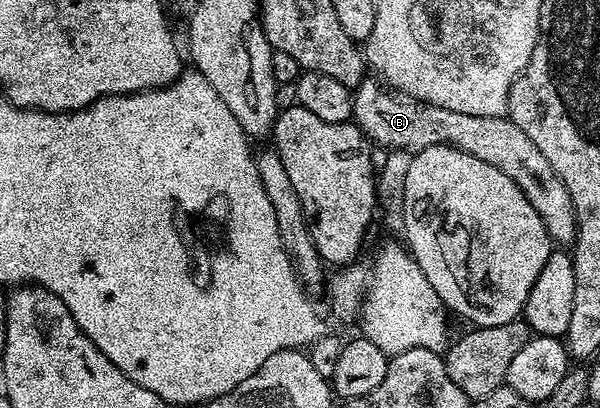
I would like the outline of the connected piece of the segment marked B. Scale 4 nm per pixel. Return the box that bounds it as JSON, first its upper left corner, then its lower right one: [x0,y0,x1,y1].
[352,78,577,246]

